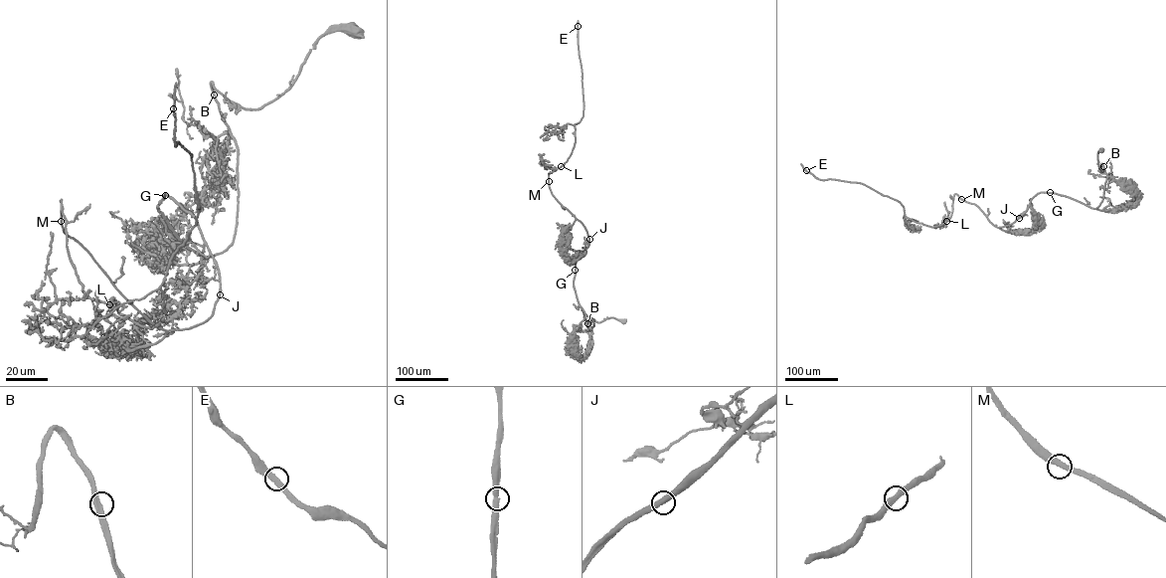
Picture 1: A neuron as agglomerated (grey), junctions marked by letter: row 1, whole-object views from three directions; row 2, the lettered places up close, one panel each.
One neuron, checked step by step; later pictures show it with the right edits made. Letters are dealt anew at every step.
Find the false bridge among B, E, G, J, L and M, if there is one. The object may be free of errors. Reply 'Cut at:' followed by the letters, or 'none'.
Cut at: none

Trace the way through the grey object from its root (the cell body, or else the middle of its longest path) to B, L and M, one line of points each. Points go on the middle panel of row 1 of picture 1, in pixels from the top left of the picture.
B: (623, 321), (610, 317), (599, 322), (587, 320), (587, 323)
L: (623, 321), (587, 320), (591, 327), (579, 302), (576, 261), (589, 238), (549, 187), (549, 174), (561, 166)
M: (623, 321), (586, 322), (593, 326), (574, 281), (588, 237), (549, 181)

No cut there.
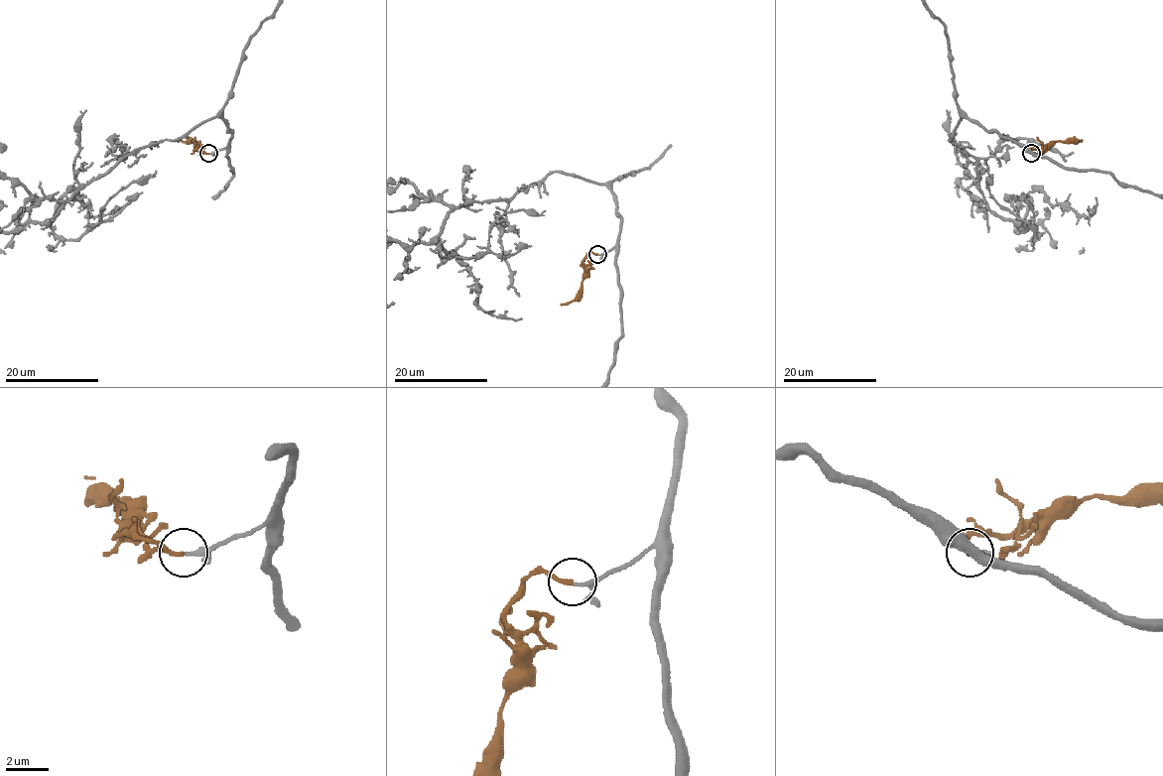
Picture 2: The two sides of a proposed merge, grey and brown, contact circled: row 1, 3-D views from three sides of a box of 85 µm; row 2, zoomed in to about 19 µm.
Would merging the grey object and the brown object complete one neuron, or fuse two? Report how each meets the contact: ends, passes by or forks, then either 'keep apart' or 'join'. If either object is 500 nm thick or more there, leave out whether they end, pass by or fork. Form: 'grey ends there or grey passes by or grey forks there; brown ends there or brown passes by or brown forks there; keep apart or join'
grey passes by; brown ends there; join

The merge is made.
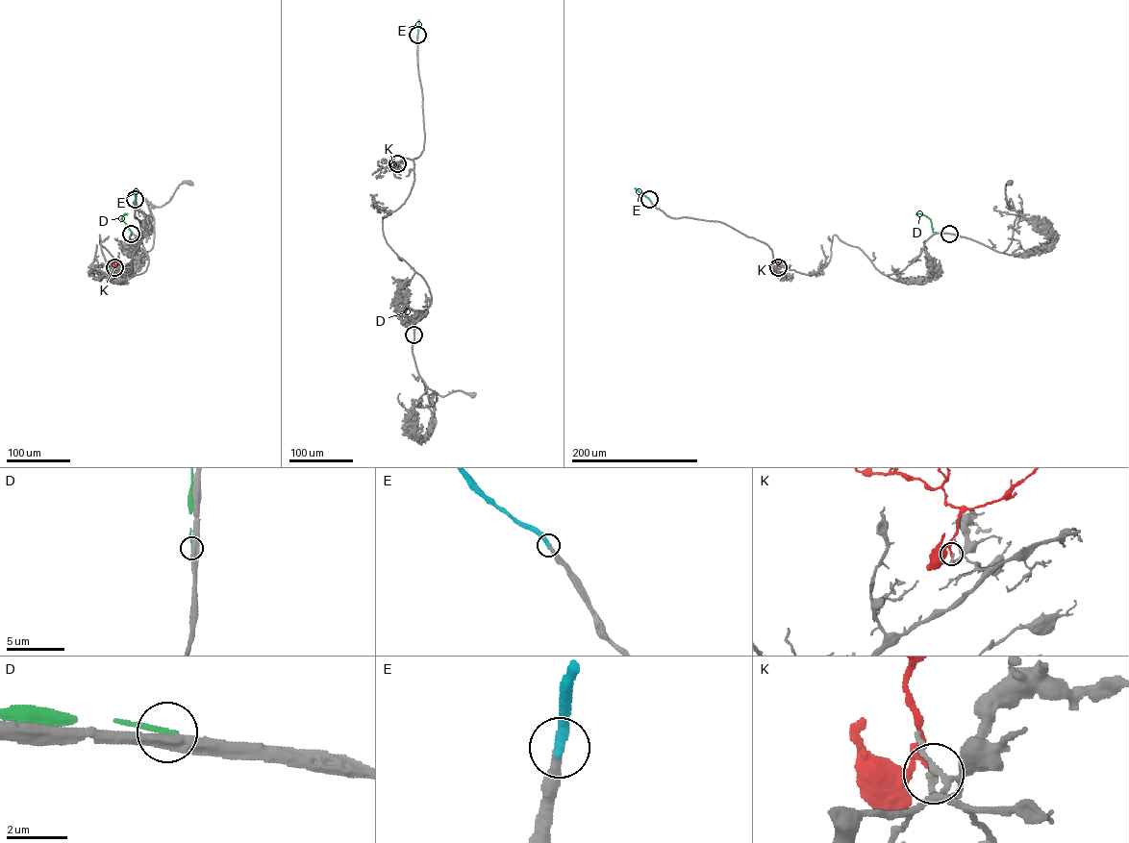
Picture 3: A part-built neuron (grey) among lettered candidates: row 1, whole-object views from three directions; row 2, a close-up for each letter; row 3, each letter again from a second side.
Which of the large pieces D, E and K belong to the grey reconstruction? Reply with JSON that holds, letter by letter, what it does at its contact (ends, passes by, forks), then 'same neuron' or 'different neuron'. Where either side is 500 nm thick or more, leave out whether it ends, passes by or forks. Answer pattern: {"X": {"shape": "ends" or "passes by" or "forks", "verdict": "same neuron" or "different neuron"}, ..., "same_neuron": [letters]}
{"D": {"shape": "ends", "verdict": "different neuron"}, "E": {"shape": "ends", "verdict": "same neuron"}, "K": {"shape": "ends", "verdict": "different neuron"}, "same_neuron": ["E"]}

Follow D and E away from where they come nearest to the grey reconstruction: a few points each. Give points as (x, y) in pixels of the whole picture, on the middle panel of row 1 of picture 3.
D: (413, 334), (414, 319), (404, 313), (410, 301)
E: (417, 35), (418, 19)

